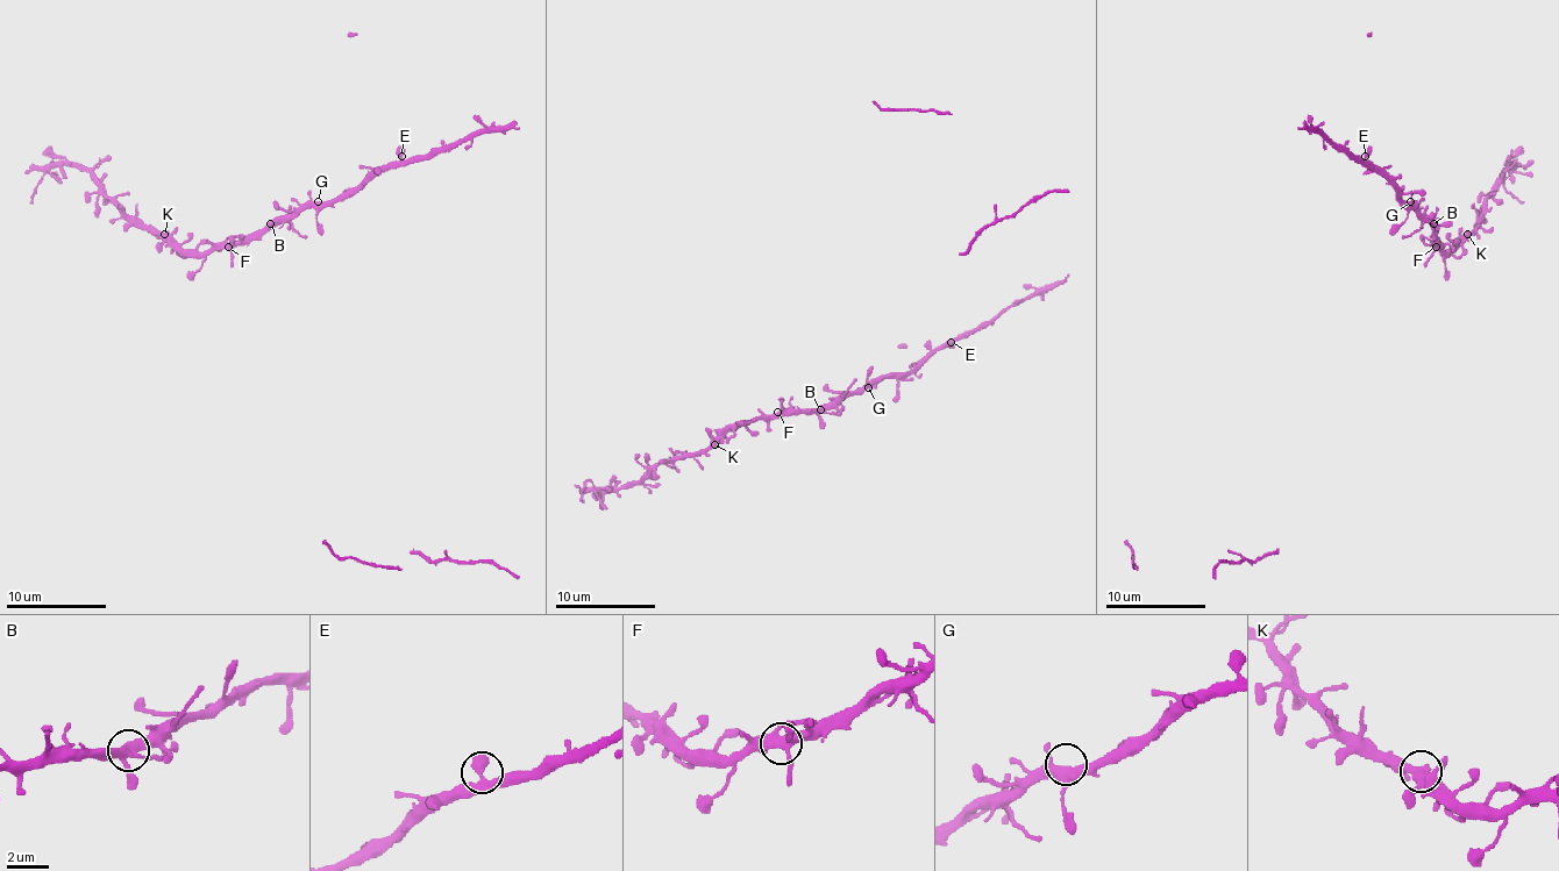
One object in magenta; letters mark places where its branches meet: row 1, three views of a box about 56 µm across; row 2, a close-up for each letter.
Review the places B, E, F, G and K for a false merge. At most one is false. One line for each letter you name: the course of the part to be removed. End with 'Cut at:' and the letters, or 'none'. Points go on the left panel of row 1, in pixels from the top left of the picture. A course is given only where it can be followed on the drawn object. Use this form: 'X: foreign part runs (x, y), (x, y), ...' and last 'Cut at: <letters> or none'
Cut at: none

